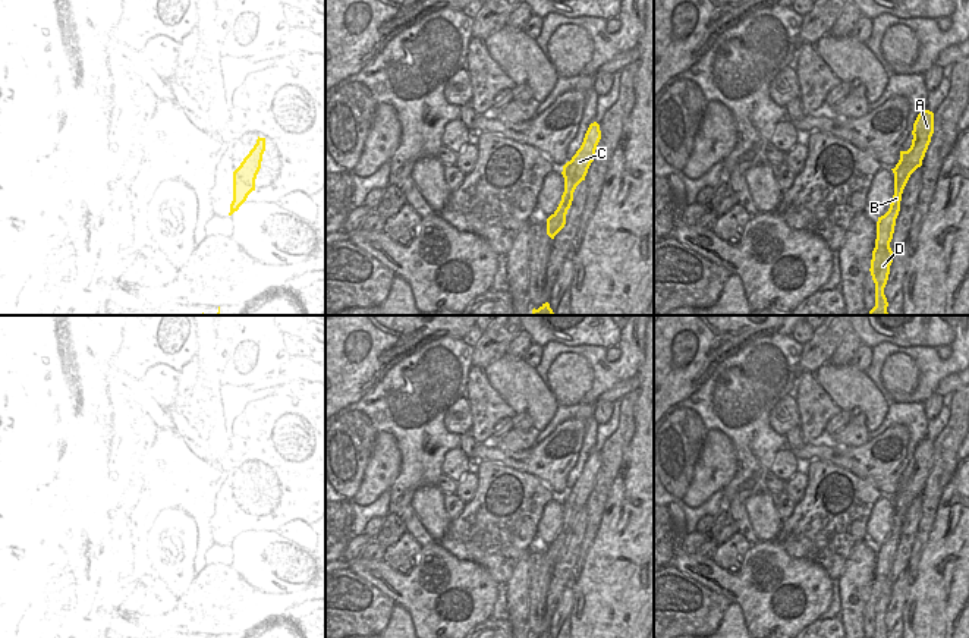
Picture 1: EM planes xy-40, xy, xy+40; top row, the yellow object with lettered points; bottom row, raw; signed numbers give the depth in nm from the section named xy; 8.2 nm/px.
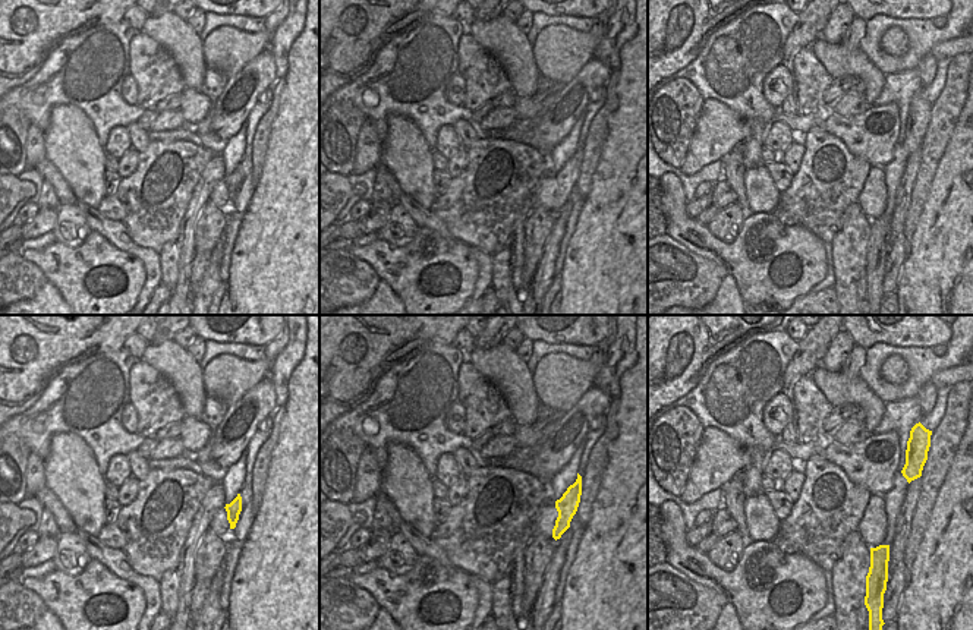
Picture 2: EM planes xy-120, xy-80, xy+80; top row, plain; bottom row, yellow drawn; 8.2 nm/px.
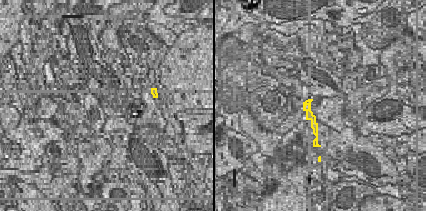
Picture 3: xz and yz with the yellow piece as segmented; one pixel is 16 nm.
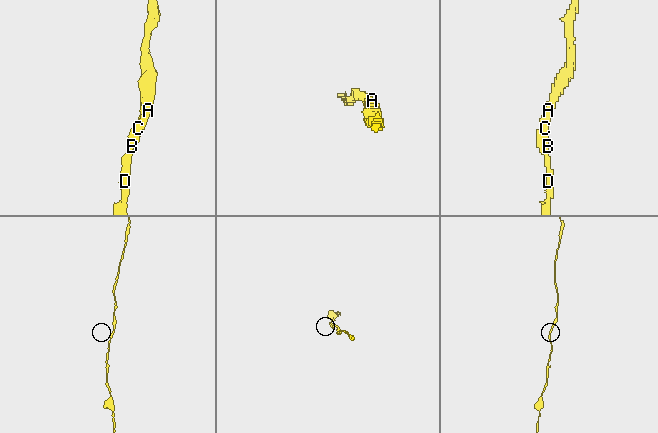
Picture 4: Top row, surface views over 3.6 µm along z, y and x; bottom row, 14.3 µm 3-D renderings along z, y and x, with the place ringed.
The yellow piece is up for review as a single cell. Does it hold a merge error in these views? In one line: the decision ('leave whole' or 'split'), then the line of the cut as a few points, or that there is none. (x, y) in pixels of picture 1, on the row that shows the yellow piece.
leave whole; no cut

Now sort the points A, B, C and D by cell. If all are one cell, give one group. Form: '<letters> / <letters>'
A B C D

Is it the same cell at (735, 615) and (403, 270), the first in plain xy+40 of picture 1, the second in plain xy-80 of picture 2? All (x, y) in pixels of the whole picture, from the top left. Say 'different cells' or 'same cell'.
different cells

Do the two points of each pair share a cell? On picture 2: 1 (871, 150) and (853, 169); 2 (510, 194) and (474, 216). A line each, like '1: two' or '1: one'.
1: two
2: one

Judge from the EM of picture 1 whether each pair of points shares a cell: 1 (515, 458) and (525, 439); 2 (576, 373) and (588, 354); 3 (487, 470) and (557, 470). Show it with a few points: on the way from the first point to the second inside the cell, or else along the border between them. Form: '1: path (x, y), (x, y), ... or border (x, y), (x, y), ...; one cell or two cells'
1: border (540, 440), (518, 450), (506, 450), (490, 443); two cells
2: border (560, 352), (588, 362), (585, 393); two cells
3: border (484, 461), (496, 461), (531, 472), (549, 486); two cells

